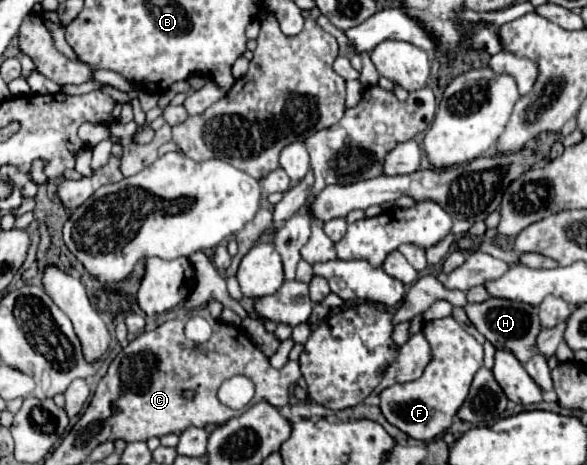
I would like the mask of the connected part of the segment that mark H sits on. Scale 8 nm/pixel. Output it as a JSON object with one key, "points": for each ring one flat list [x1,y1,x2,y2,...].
{"points":[[487,299,483,303,467,303,465,305,465,313,469,317,469,321,477,327,477,331,491,341,497,349,509,349,523,365,529,361,529,357,533,355,533,343,535,337,541,331,541,323,539,323,539,315,535,311,533,305,525,305,525,303,517,303,517,301,509,301,509,299]]}

